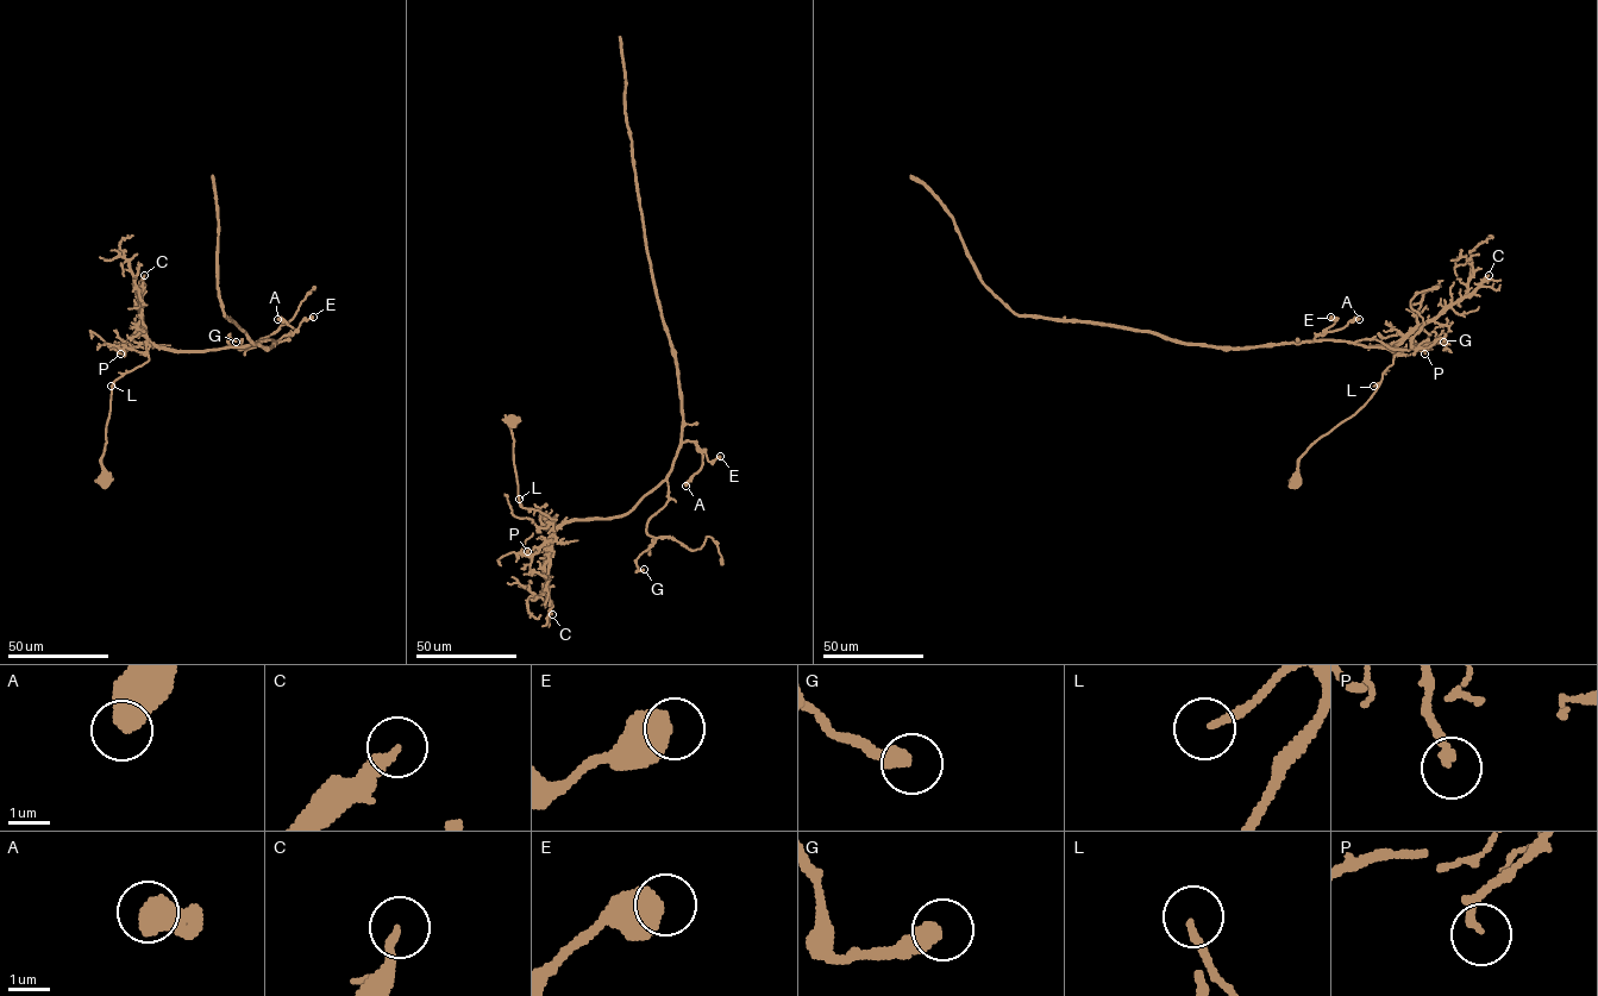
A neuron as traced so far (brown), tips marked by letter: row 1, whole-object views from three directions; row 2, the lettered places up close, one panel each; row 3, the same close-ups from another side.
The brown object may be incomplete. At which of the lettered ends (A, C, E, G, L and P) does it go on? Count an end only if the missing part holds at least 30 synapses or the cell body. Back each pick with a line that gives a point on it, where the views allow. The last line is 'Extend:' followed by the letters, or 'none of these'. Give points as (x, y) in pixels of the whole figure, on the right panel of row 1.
A: (1359, 319)
C: (1489, 275)
Extend: A, C

